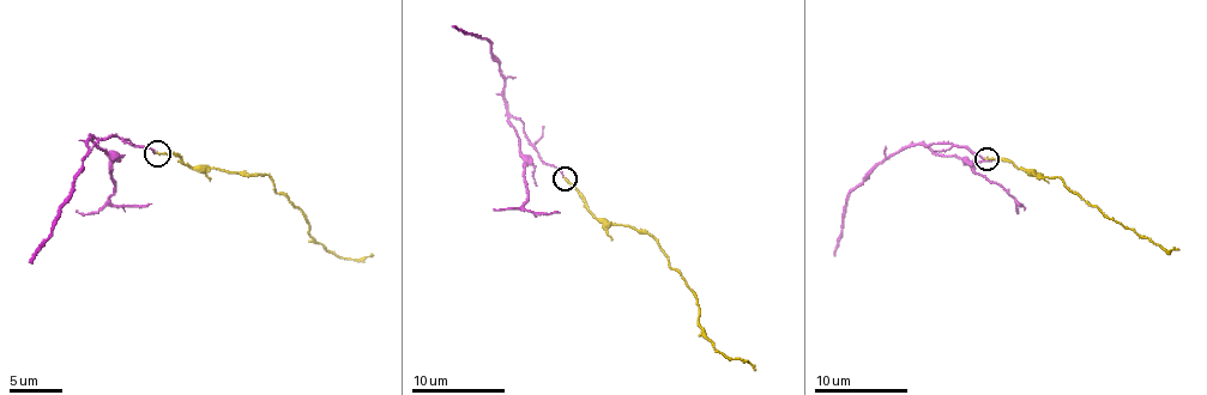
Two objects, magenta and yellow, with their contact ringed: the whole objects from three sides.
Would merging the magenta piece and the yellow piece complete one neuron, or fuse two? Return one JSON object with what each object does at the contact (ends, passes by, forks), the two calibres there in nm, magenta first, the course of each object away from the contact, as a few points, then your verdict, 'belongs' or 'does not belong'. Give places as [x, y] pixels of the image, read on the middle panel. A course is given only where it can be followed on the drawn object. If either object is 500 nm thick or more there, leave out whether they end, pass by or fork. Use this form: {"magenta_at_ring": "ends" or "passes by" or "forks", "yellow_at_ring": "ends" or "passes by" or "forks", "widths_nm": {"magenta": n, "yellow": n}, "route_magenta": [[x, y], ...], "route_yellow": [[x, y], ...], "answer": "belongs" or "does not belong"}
{"magenta_at_ring": "ends", "yellow_at_ring": "ends", "widths_nm": {"magenta": 160, "yellow": 160}, "route_magenta": [[563, 178], [541, 158], [524, 126], [508, 111], [504, 81], [489, 42], [454, 25]], "route_yellow": [[563, 178], [597, 219], [646, 230], [696, 298], [699, 326], [706, 338], [730, 358], [741, 358], [755, 370]], "answer": "belongs"}

